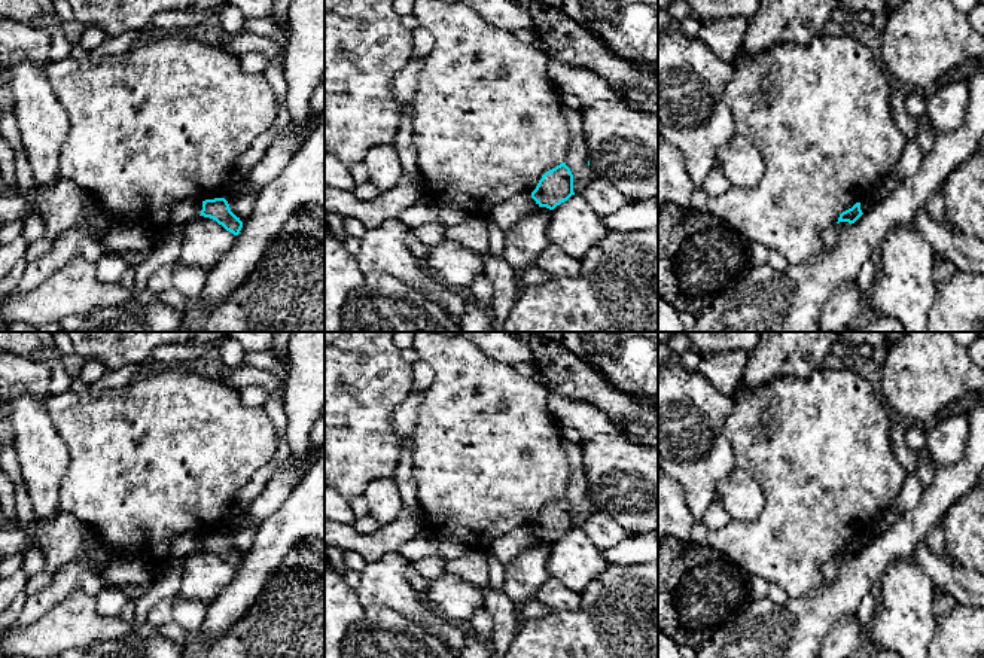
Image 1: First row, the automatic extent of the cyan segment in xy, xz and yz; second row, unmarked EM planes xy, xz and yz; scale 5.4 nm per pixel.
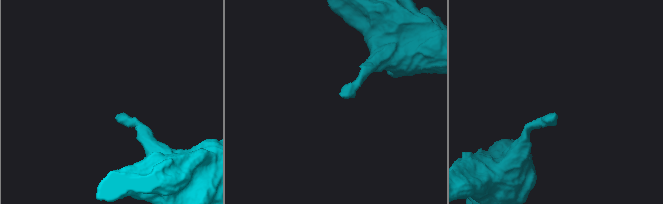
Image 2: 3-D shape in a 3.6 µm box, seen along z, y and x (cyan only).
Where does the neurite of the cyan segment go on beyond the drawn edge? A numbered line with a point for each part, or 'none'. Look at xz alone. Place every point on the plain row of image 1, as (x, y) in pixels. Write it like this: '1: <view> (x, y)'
none

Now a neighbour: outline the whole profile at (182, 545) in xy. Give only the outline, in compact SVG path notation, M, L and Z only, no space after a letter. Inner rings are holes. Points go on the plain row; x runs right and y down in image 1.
M179 534L173 539L170 549L171 558L185 558L191 552L201 548L202 536L199 534Z

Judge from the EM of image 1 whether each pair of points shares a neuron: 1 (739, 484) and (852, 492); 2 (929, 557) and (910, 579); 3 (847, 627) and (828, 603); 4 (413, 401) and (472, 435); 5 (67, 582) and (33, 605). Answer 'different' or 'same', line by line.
1: different
2: different
3: different
4: different
5: same

